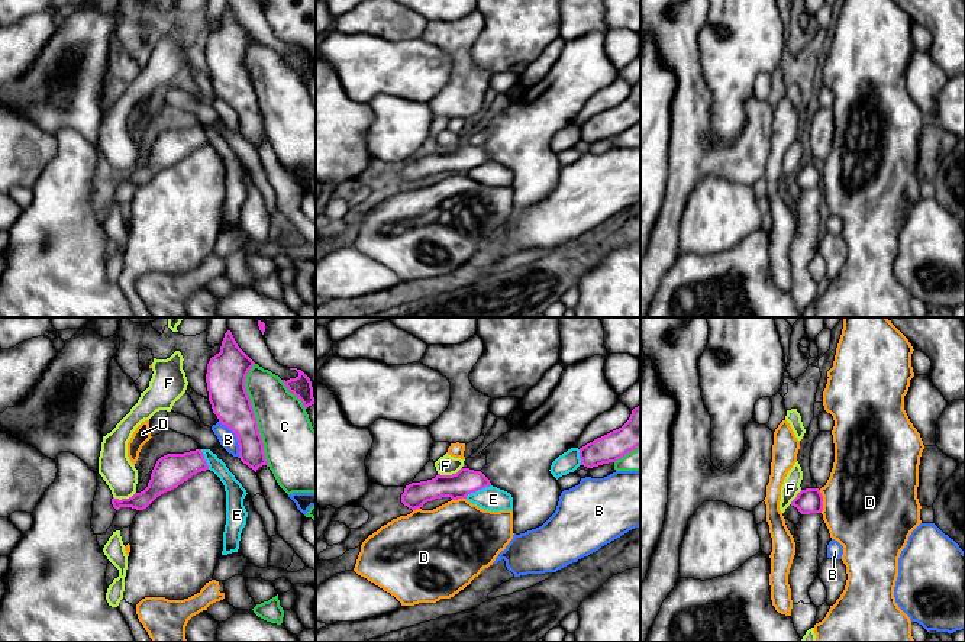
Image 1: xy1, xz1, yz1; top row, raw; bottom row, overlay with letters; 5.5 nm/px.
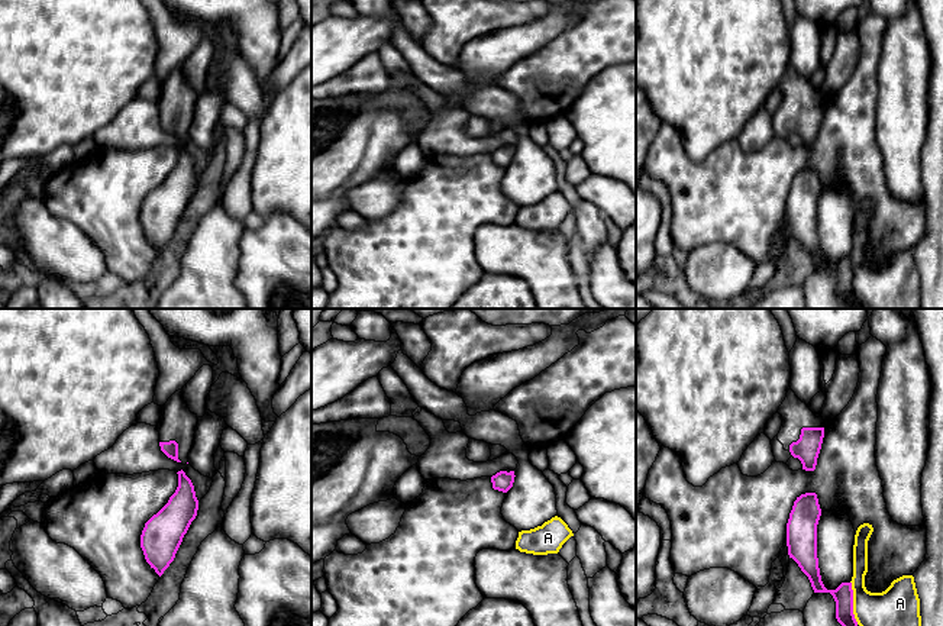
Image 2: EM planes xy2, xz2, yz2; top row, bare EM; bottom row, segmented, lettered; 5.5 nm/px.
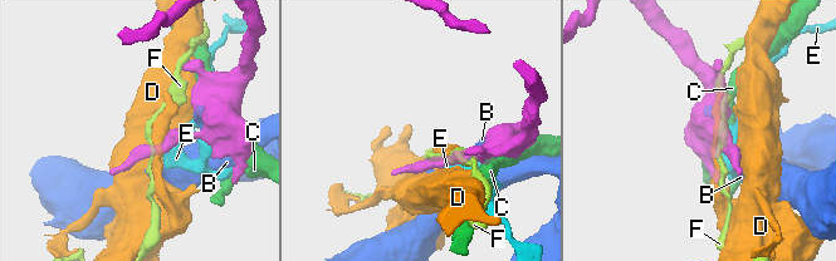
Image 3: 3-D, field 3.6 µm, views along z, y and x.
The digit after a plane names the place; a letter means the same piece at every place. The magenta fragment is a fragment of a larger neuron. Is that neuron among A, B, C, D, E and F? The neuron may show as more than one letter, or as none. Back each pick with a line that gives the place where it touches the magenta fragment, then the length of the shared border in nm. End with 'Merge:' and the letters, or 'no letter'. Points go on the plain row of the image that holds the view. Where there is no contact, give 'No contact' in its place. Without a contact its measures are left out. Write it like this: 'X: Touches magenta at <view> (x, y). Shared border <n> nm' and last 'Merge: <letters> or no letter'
Merge: no letter

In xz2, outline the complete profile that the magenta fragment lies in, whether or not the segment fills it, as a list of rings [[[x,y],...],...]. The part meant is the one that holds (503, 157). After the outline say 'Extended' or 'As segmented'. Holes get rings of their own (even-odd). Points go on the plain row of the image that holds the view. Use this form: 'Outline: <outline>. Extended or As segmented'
Outline: [[[500,146],[500,148],[497,148],[495,151],[491,152],[493,164],[503,167],[503,168],[507,168],[513,162],[514,152],[516,152],[514,146],[510,146],[510,148]]]. As segmented

